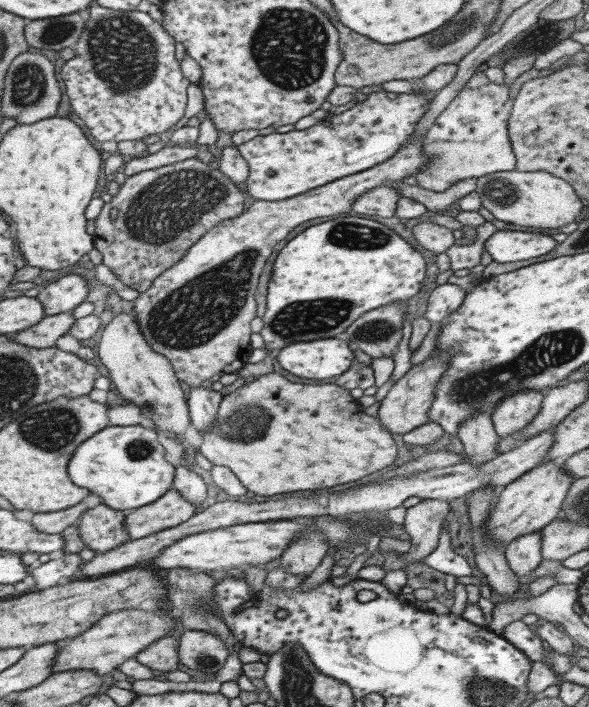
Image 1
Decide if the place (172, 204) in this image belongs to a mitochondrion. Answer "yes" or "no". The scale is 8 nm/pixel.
yes

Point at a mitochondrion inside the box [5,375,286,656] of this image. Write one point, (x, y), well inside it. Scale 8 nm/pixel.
(51, 428)

